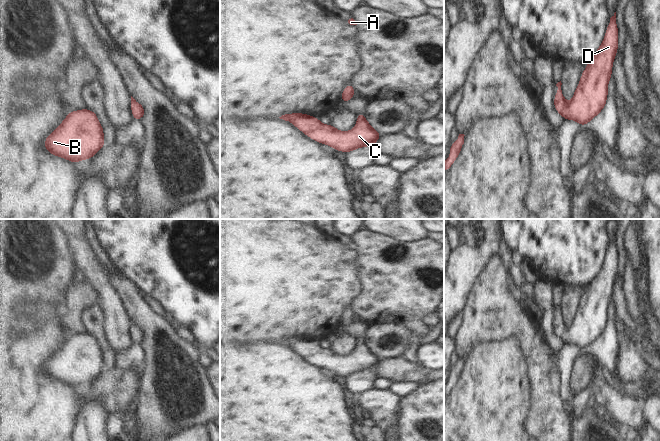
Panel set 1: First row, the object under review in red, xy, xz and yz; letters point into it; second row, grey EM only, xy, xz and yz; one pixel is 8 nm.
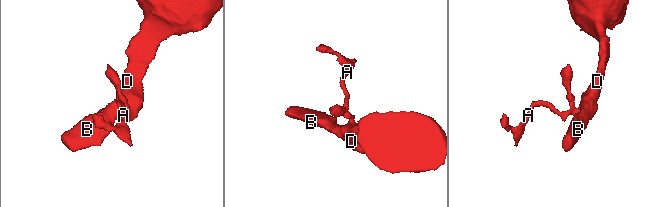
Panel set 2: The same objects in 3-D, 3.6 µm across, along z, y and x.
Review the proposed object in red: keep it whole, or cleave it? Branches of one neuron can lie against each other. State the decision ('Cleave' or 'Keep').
Keep

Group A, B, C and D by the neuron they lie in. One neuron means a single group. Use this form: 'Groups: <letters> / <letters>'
Groups: A B C D

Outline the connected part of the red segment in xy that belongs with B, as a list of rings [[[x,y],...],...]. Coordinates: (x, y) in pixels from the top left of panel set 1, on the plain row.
[[[85,332],[68,336],[61,348],[44,365],[45,373],[52,379],[73,387],[88,384],[106,370],[104,354],[95,336]]]

